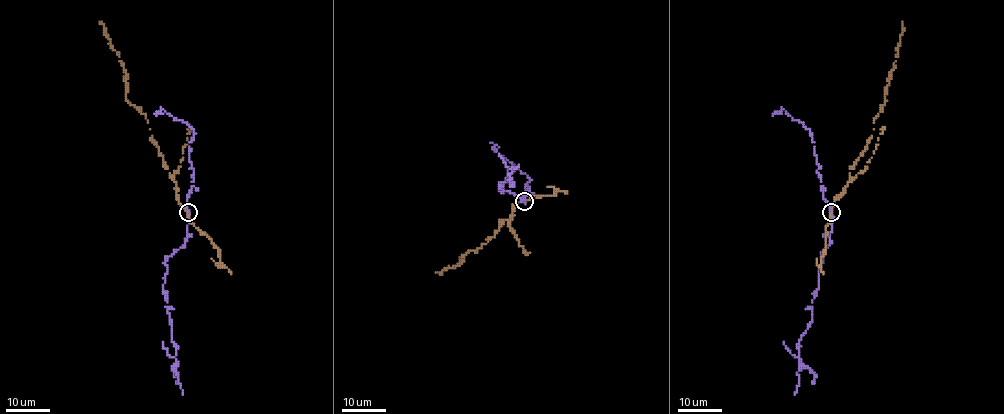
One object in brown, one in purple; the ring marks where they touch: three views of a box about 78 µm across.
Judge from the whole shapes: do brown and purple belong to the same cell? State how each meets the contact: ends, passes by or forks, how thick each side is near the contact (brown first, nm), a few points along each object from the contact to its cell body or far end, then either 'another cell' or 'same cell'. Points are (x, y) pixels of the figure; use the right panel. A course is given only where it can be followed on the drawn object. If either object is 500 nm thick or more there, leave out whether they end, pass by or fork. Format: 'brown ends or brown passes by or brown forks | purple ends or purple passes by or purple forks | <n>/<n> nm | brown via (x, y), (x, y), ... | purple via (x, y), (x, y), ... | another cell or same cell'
brown passes by | purple passes by | 240/200 nm | brown via (831, 213), (833, 203), (848, 183), (850, 169), (866, 146), (875, 116), (881, 112), (903, 31), (901, 22) | purple via (831, 213), (830, 240), (820, 254), (817, 293), (811, 302), (813, 320), (798, 342), (800, 369), (795, 394) | another cell

